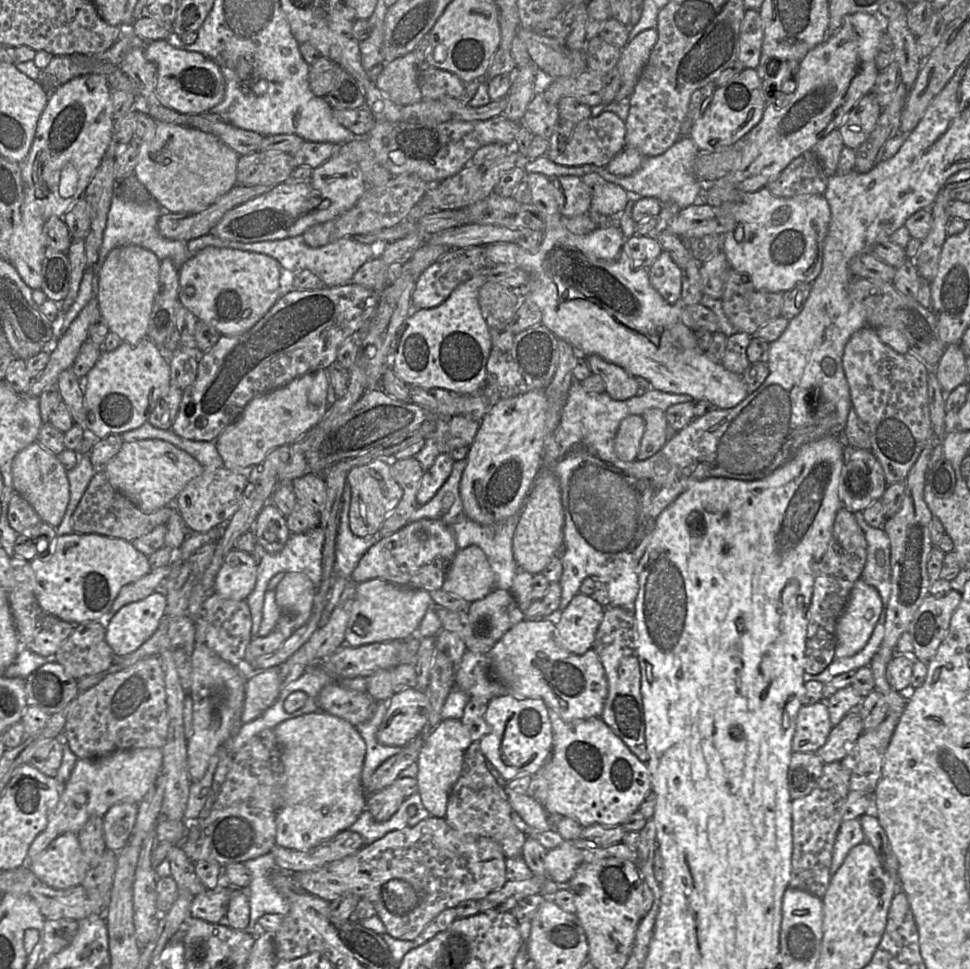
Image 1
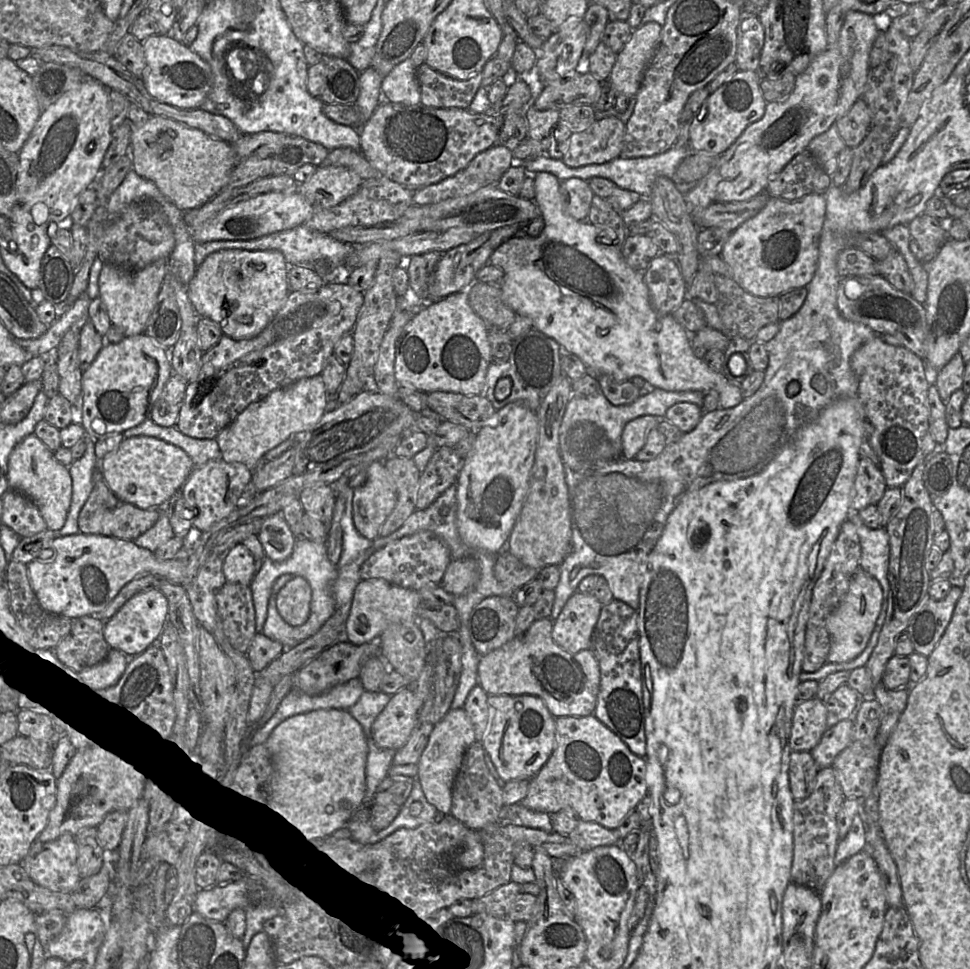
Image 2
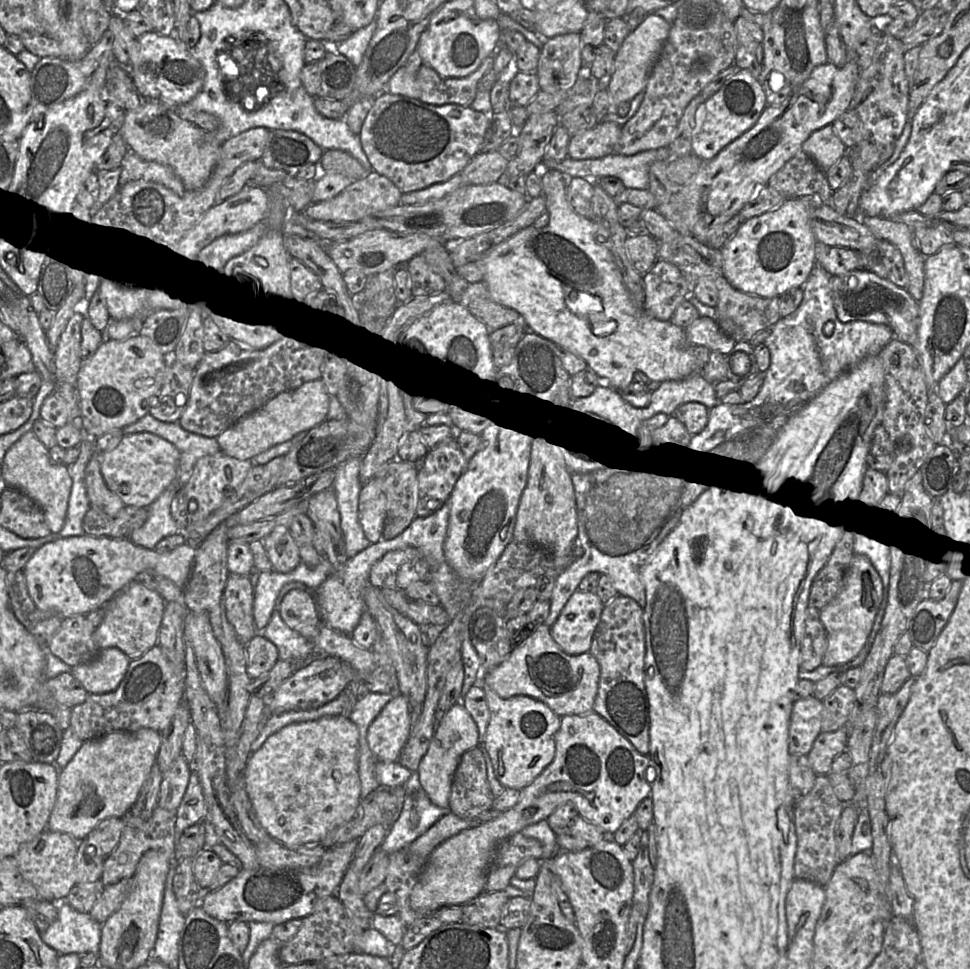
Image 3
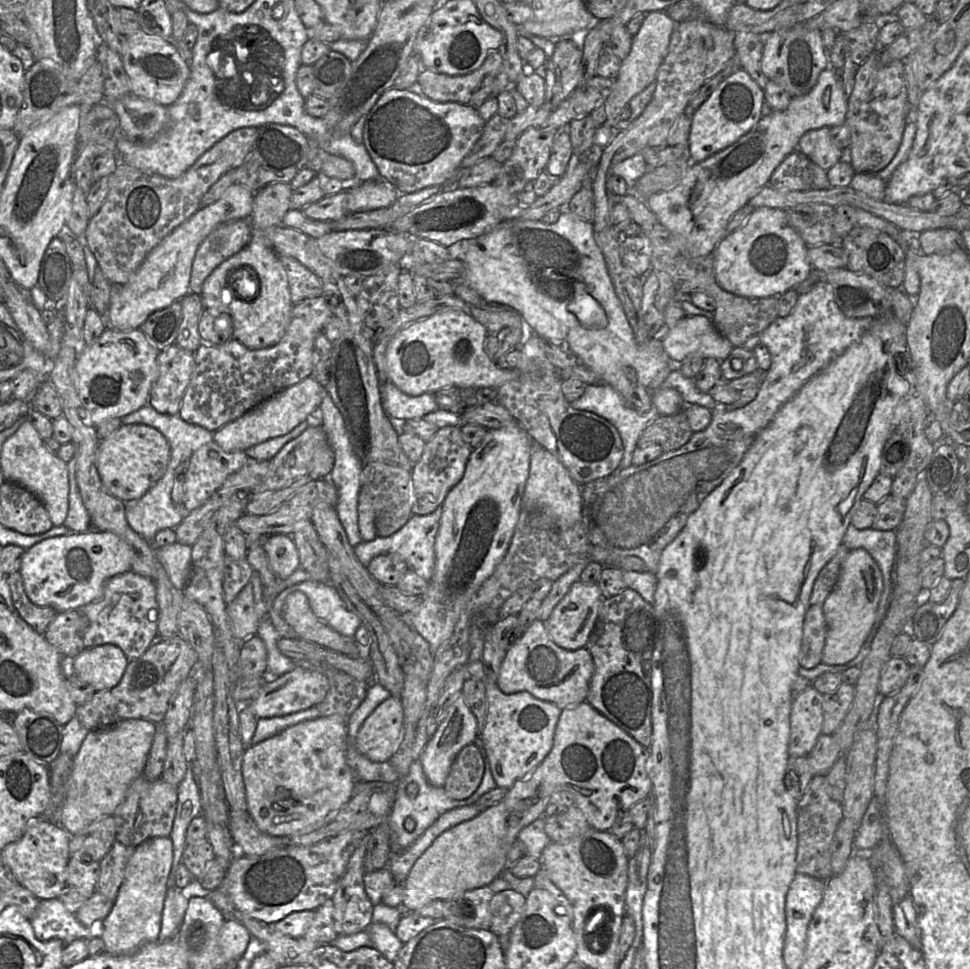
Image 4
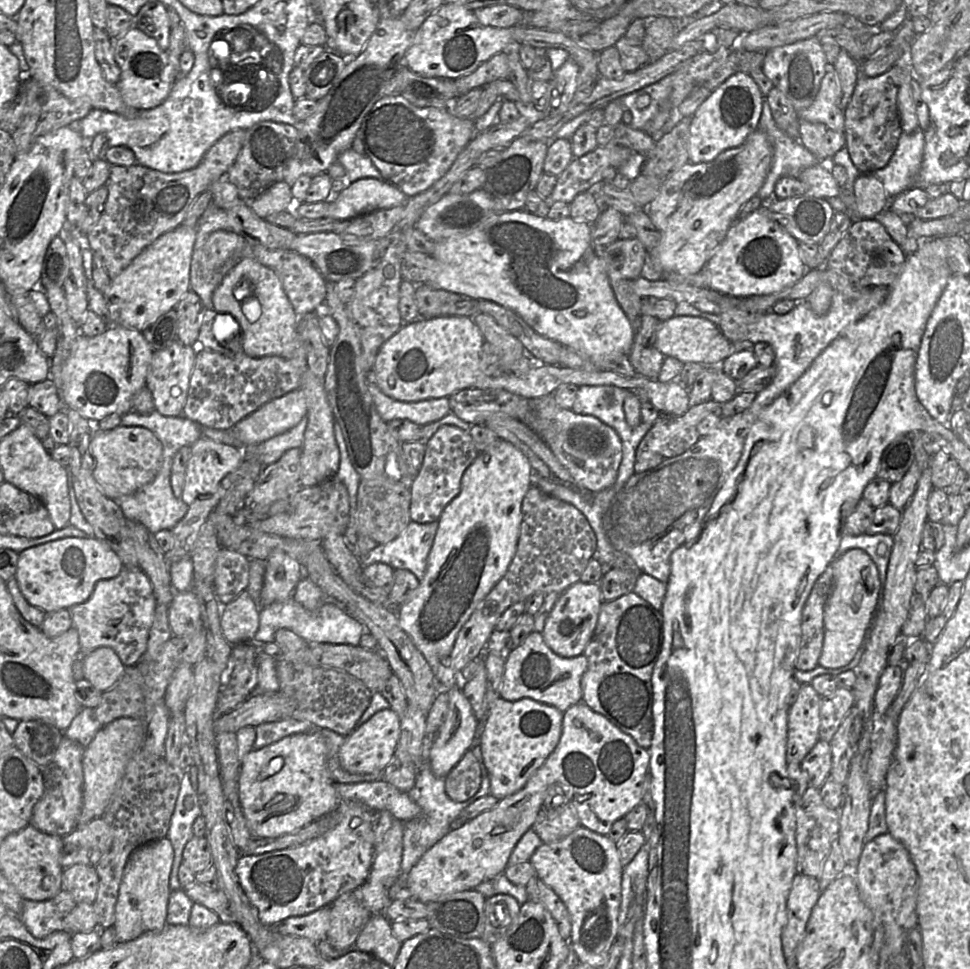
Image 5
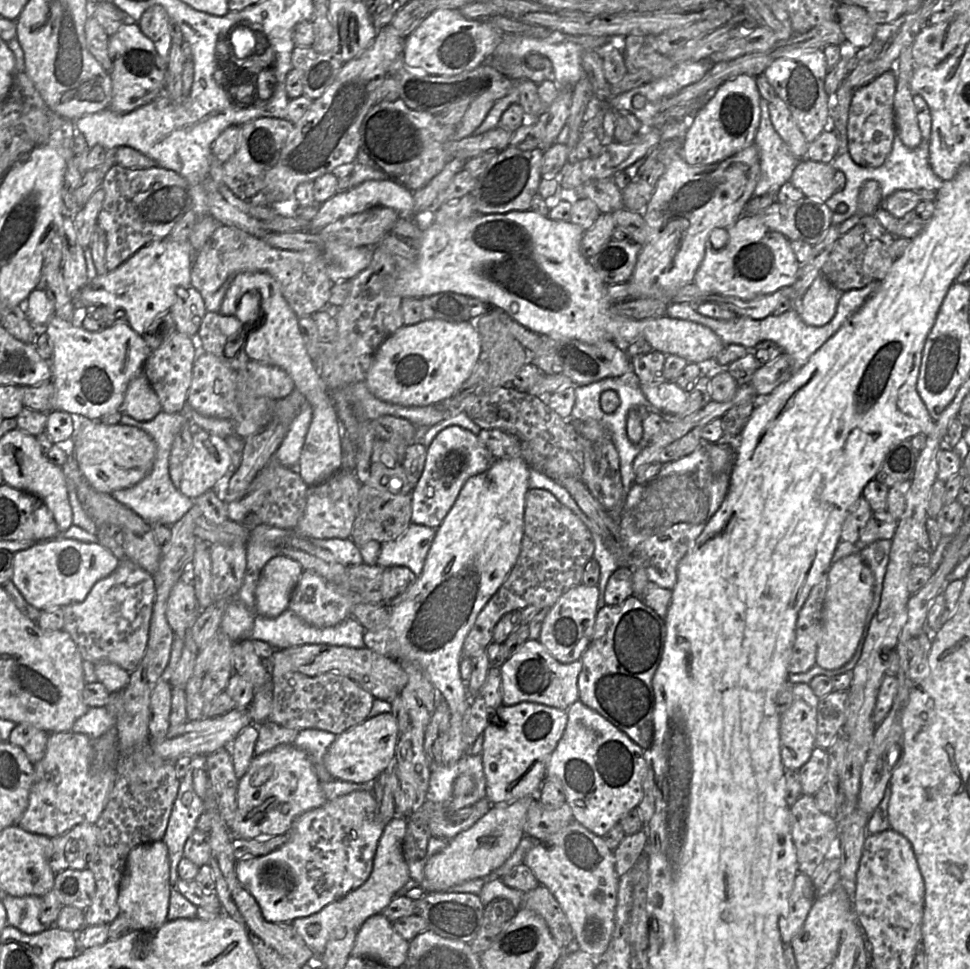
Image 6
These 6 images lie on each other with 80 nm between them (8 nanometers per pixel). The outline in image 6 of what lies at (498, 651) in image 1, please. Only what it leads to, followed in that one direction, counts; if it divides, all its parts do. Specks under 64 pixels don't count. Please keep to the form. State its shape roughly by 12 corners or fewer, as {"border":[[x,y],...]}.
{"border":[[528,639],[500,667],[503,704],[567,710],[580,659]]}

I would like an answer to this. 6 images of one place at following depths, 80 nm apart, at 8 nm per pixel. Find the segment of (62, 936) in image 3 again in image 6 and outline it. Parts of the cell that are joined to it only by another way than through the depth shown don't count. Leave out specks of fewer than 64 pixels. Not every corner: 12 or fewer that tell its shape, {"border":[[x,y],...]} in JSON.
{"border":[[42,897],[1,899],[7,925],[25,934],[48,927],[40,921]]}

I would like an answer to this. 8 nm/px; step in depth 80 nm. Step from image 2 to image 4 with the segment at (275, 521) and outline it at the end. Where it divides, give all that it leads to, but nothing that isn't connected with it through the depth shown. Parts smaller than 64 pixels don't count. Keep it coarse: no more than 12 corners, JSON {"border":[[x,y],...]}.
{"border":[[273,534],[264,551],[273,574],[280,580],[299,567],[291,536]]}

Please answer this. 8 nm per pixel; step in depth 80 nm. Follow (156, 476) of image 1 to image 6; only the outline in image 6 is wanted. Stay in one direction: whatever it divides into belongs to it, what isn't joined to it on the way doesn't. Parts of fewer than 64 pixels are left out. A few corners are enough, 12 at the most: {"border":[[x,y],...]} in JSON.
{"border":[[71,414],[72,453],[98,492],[136,485],[156,443],[144,430]]}

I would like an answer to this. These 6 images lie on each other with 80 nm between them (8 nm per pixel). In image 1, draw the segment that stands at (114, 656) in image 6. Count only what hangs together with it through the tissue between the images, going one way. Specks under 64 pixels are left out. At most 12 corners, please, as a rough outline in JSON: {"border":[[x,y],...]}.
{"border":[[154,592],[106,621],[116,658],[135,652],[156,631],[166,596]]}

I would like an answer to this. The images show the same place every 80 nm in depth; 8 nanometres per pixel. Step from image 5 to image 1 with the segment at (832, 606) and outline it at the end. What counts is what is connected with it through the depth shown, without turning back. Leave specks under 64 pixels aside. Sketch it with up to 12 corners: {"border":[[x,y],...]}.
{"border":[[858,579],[837,621],[835,658],[862,650],[879,620],[878,590]]}

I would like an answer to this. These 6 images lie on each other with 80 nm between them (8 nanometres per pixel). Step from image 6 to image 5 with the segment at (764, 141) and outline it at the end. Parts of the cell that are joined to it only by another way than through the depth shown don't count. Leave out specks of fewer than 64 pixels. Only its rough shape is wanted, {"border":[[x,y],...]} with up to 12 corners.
{"border":[[763,102],[759,128],[773,149],[772,163],[757,196],[774,197],[782,177],[798,178],[820,162],[775,123]]}

